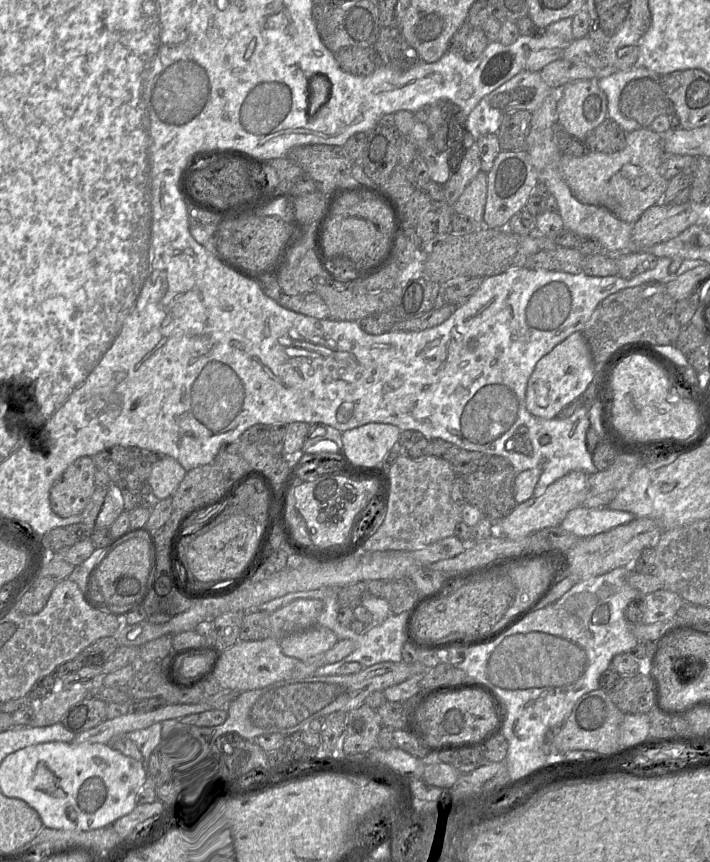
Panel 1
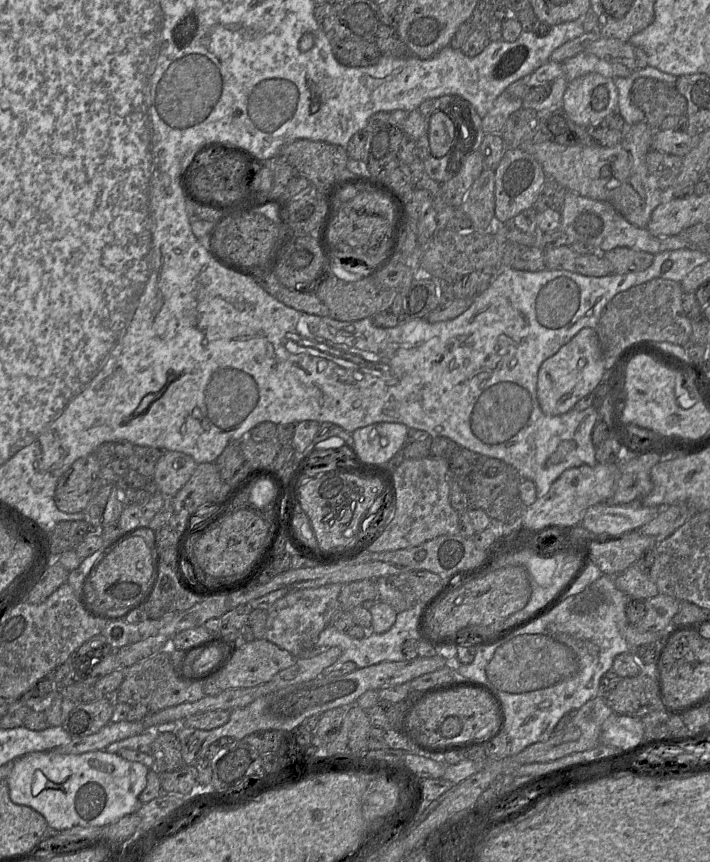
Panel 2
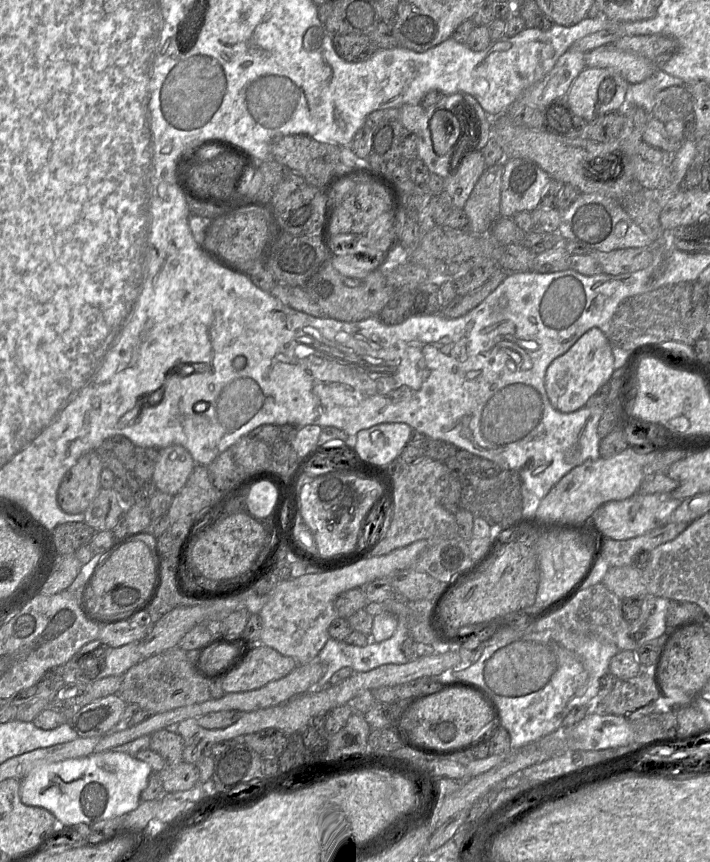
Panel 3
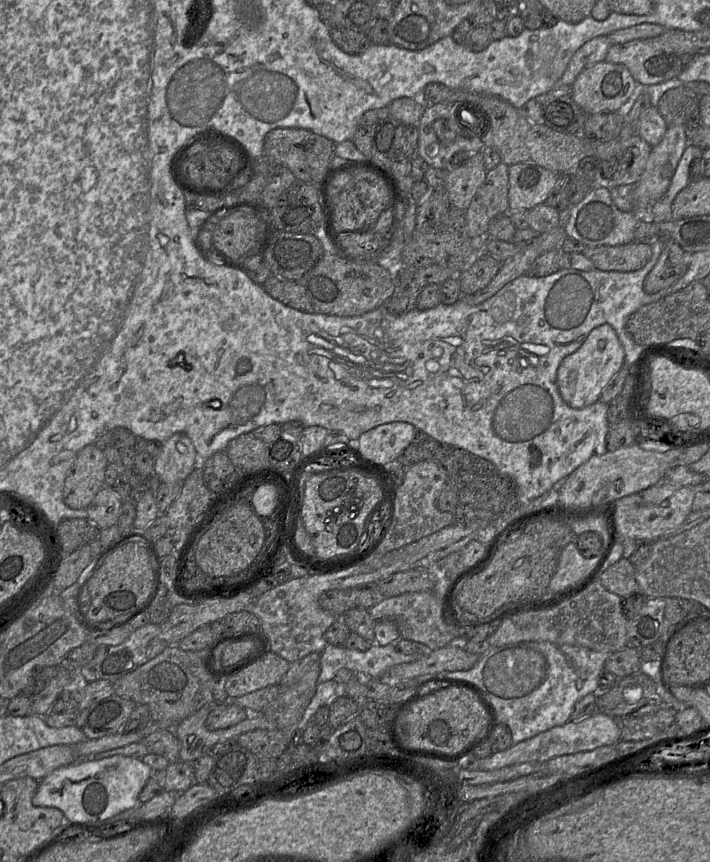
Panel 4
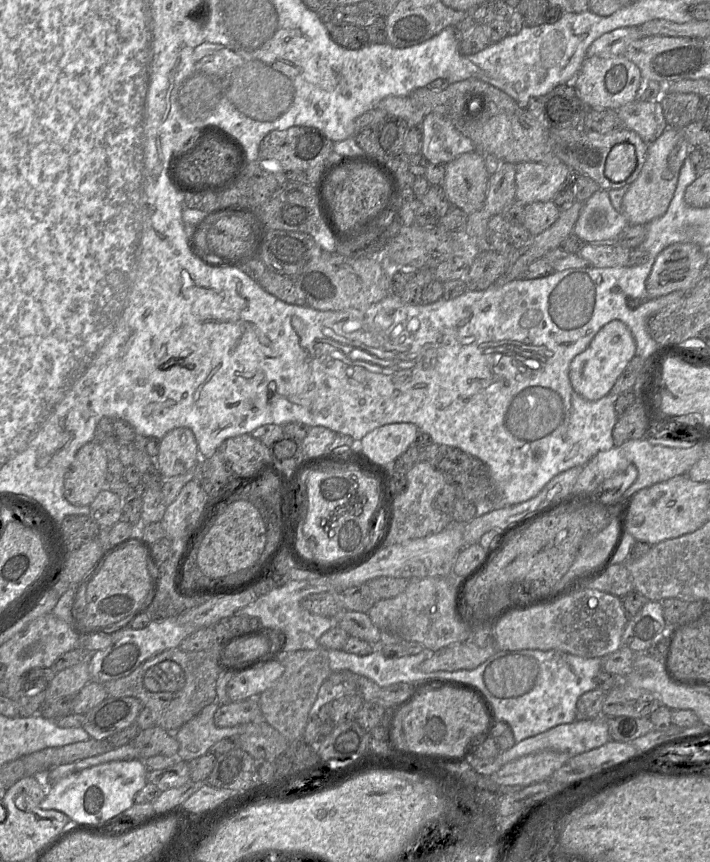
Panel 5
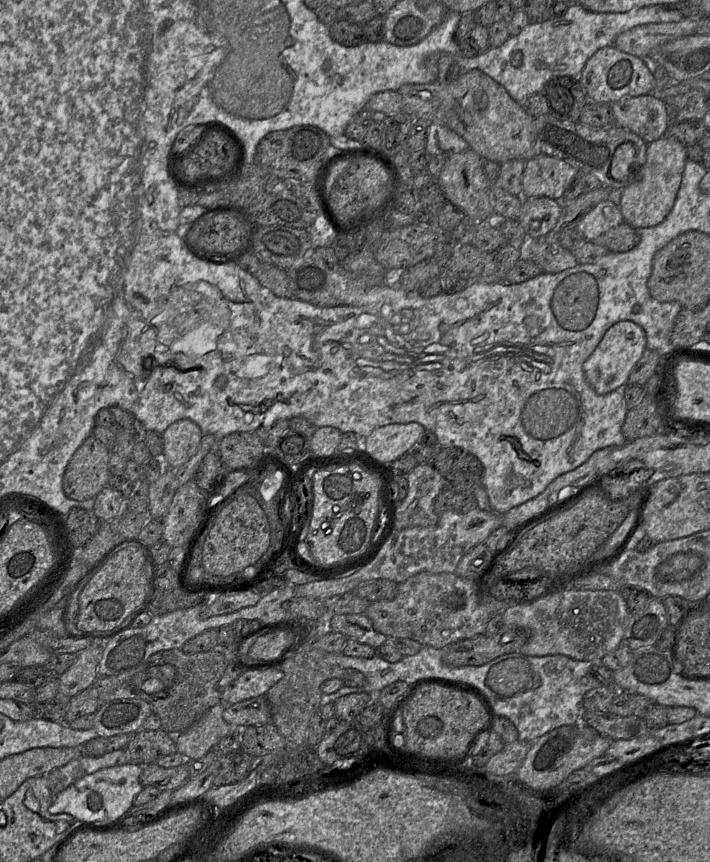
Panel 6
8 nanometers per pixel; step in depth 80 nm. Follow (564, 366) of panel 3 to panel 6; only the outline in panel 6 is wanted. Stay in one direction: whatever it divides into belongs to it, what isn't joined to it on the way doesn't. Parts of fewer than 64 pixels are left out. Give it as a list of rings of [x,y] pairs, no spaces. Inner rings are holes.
[[[629,320],[613,324],[583,365],[587,382],[600,395],[623,388],[627,385],[633,367],[646,350],[646,343],[645,332],[638,324]]]

